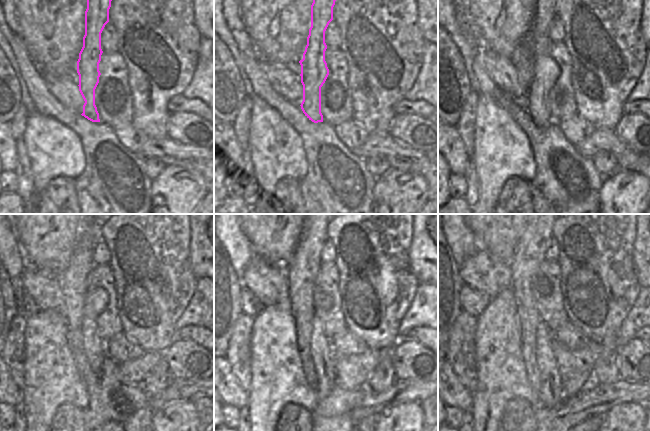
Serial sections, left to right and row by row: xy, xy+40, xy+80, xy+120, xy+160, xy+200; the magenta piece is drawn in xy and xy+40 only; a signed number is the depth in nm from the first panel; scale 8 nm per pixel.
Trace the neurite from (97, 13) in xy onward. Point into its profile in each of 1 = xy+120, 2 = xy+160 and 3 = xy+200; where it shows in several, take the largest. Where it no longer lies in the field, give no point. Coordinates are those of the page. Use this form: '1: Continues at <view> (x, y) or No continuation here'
1: Continues at xy+120 (95, 351)
2: Continues at xy+160 (322, 354)
3: Continues at xy+200 (551, 389).

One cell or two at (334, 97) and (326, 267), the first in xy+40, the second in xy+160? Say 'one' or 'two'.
one

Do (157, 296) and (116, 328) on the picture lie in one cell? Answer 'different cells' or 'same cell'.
different cells

